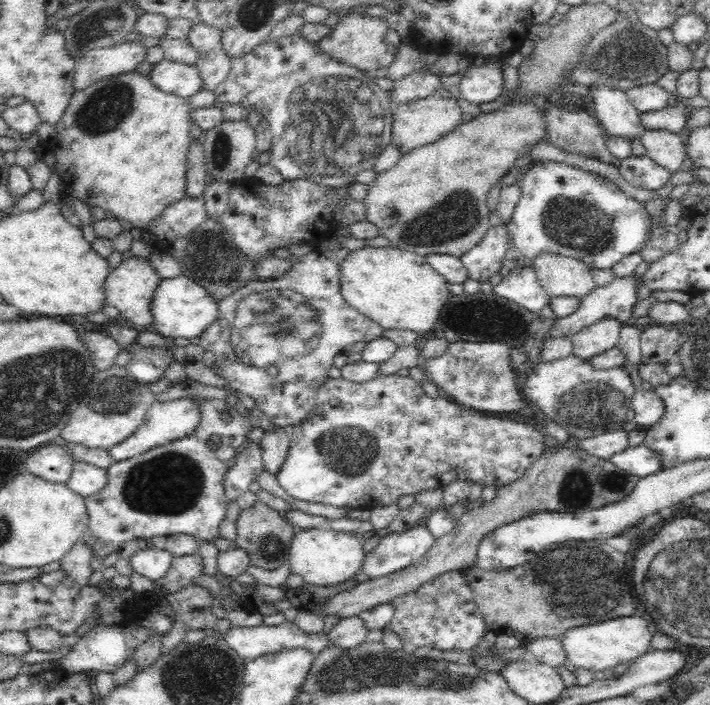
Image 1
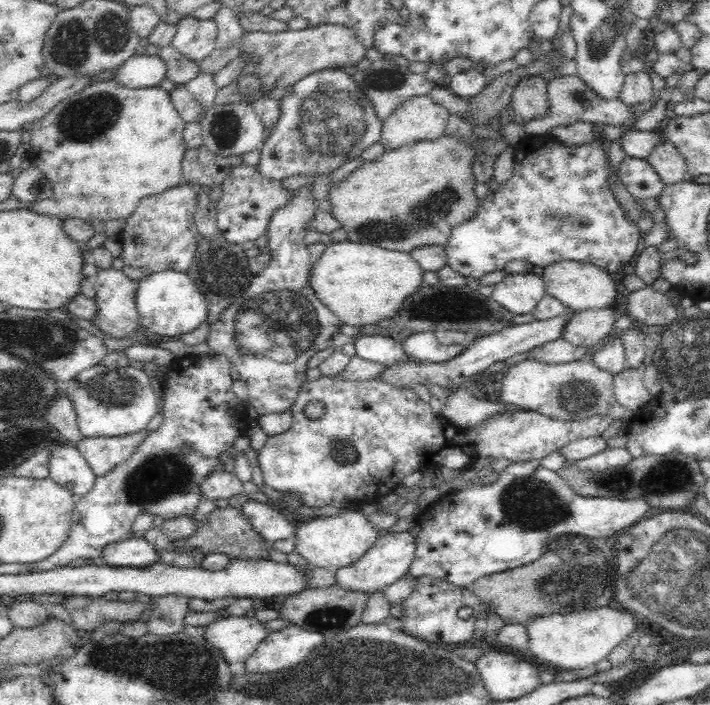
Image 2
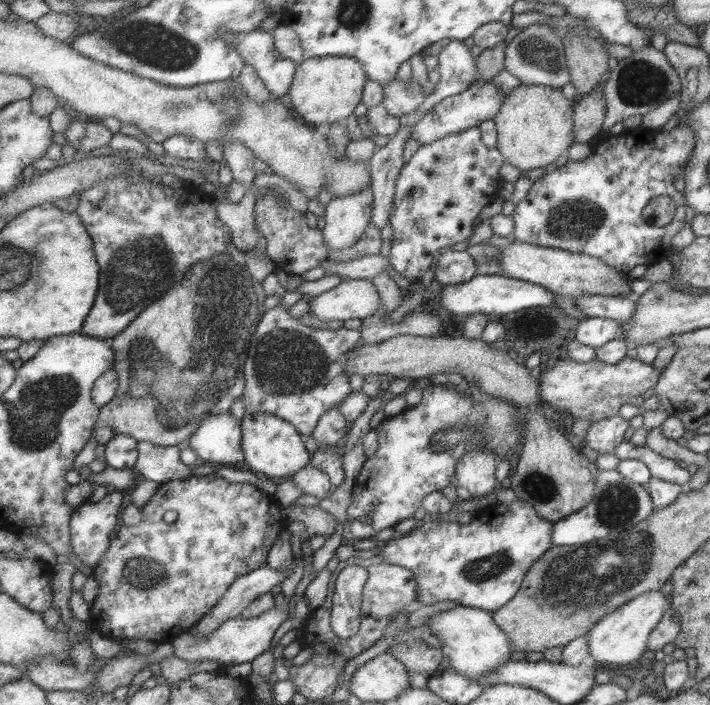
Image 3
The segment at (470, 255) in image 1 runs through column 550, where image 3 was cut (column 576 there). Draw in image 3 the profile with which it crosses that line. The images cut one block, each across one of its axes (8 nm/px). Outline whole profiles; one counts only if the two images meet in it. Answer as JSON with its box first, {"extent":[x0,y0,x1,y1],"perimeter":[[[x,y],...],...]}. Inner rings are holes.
{"extent":[510,125,693,273],"perimeter":[[[677,125],[668,134],[657,130],[651,134],[651,142],[646,139],[634,140],[629,134],[607,134],[597,141],[593,152],[590,152],[585,160],[568,160],[563,166],[533,181],[525,197],[516,204],[514,214],[510,216],[514,221],[511,232],[514,240],[545,248],[568,250],[570,253],[583,253],[624,273],[637,264],[649,266],[657,260],[667,259],[671,251],[671,238],[686,224],[684,196],[673,187],[673,179],[682,174],[686,162],[689,162],[693,146],[693,133],[686,125]],[[659,195],[669,196],[675,205],[673,218],[663,227],[647,224],[641,218],[641,210],[647,201]]]}

